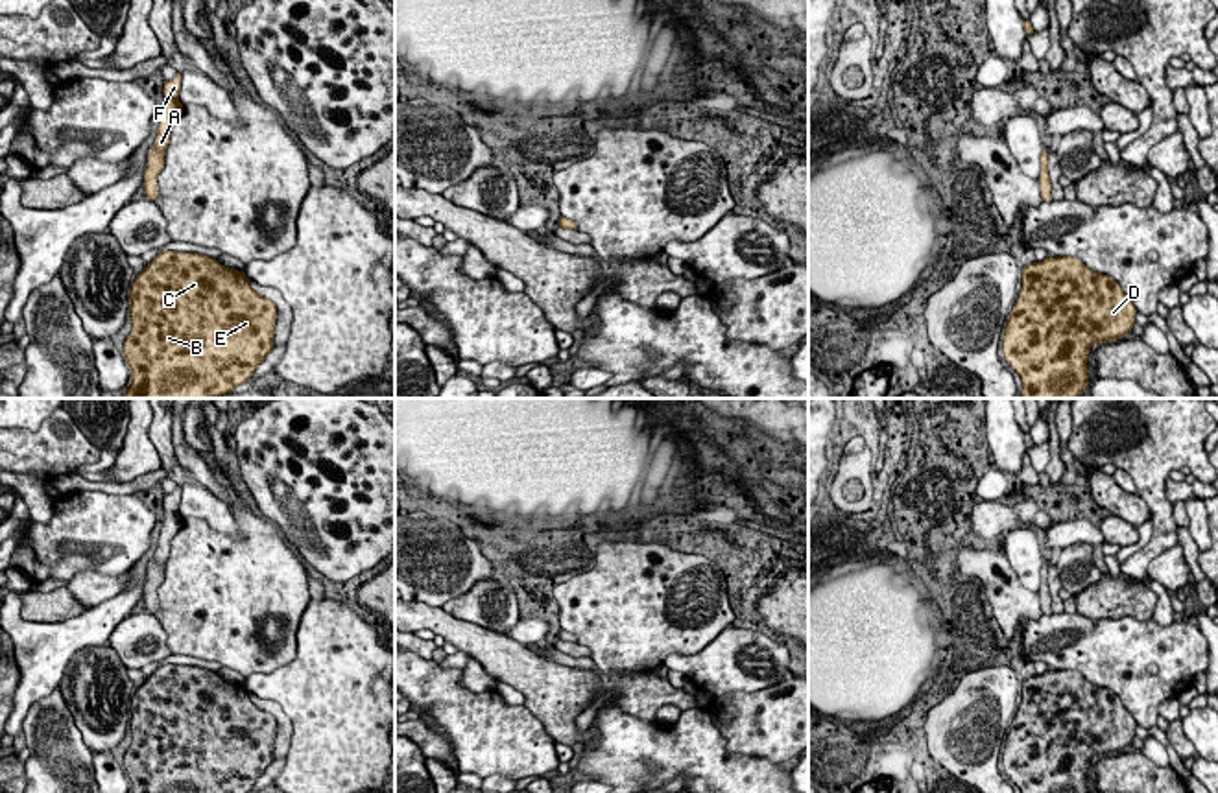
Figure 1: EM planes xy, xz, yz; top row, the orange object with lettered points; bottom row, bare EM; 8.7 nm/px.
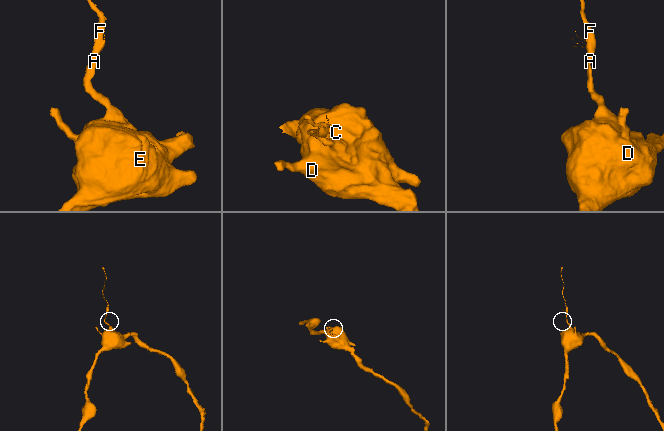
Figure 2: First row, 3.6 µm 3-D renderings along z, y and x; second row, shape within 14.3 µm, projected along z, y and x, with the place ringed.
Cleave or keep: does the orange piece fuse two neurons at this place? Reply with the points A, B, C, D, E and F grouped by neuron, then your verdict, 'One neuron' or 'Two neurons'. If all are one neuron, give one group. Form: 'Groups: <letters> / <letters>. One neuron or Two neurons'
Groups: A B C D E F. One neuron

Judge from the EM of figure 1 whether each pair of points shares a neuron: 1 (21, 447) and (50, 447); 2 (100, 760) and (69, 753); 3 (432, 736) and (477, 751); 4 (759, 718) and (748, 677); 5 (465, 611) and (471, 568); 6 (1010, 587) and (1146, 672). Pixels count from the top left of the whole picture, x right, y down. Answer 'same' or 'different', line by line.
1: same
2: different
3: different
4: different
5: different
6: same

